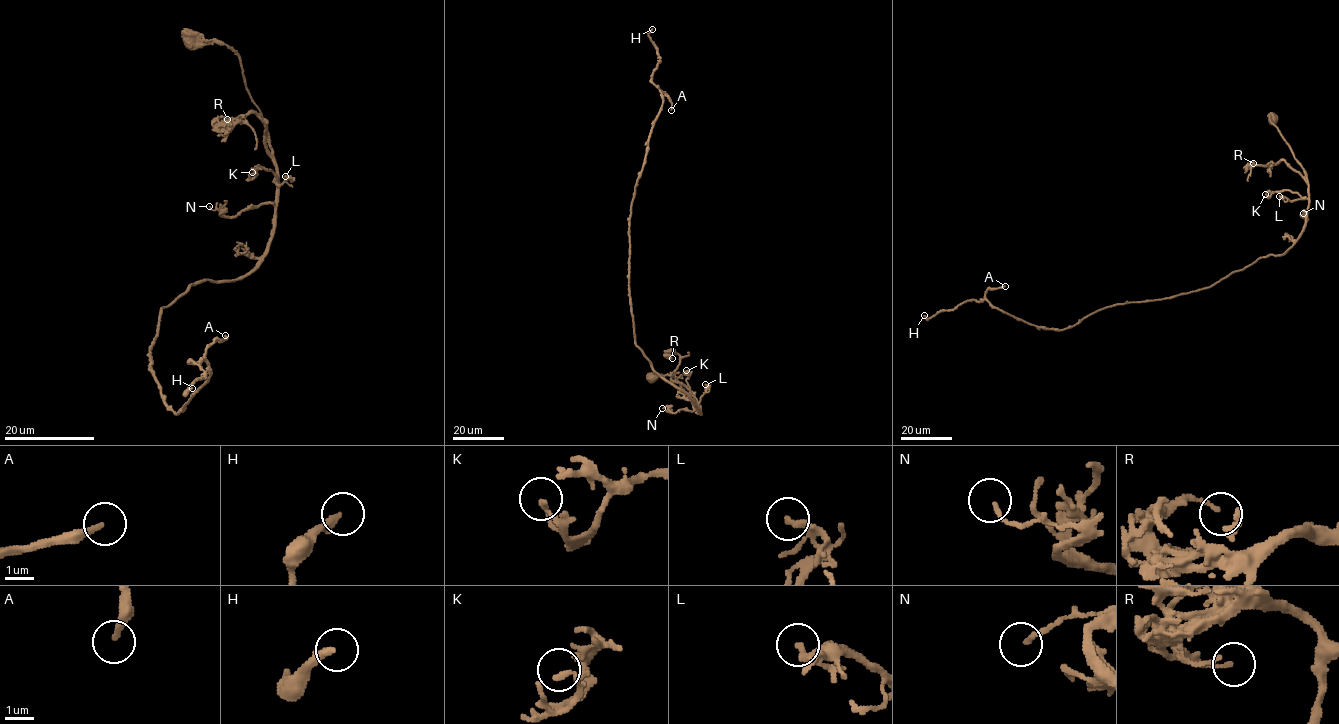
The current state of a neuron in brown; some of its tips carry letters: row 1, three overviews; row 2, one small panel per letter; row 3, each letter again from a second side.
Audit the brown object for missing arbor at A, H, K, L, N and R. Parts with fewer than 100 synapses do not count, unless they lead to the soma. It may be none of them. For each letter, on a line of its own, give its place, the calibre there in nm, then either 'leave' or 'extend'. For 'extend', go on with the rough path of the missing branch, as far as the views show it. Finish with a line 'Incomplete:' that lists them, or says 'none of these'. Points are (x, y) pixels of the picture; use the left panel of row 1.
A: (225, 335) | 240 nm | extend
H: (192, 388) | 280 nm | extend
K: (252, 172) | 220 nm | leave
L: (285, 176) | 200 nm | leave
N: (209, 206) | 160 nm | leave
R: (227, 119) | 120 nm | leave
Incomplete: A, H

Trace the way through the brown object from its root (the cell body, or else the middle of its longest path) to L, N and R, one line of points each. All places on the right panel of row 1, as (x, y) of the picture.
L: (1273, 117), (1270, 121), (1303, 168), (1308, 182), (1308, 198), (1290, 201), (1279, 196)
N: (1273, 117), (1270, 121), (1307, 180), (1308, 207), (1303, 211), (1308, 218), (1301, 215), (1303, 213)
R: (1273, 117), (1270, 121), (1303, 168), (1308, 183), (1284, 160), (1248, 167), (1253, 163)

